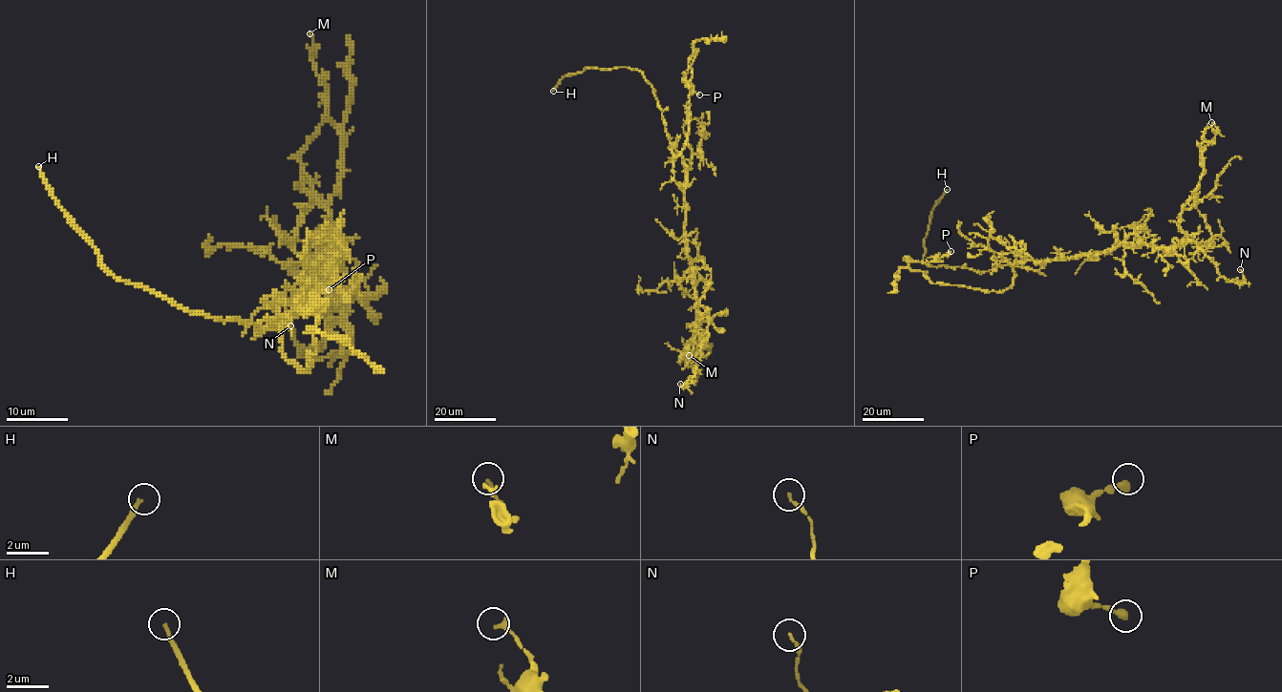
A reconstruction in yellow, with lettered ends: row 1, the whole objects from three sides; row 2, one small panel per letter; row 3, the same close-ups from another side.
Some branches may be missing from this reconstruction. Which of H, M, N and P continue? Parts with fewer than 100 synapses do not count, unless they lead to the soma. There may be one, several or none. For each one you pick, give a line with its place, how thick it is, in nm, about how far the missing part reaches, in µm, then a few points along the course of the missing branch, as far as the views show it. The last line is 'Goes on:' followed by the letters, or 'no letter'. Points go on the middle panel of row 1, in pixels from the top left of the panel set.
H: Place: (553, 91). Thickness 190 nm. Missing length about 90 µm. Course of what is missing: (553, 91), (548, 106), (526, 134), (526, 147), (533, 161), (544, 172), (566, 169), (583, 173), (591, 178)
Goes on: H

